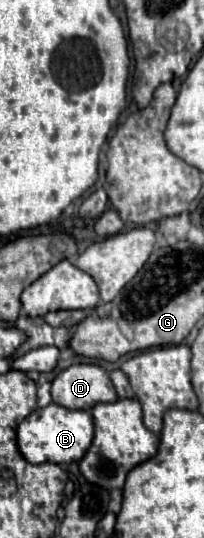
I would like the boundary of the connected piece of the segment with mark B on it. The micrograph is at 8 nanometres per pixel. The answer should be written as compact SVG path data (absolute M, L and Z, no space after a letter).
M50 403L44 409L32 411L18 425L18 447L30 463L72 463L80 461L94 437L94 421L88 411L72 411Z

